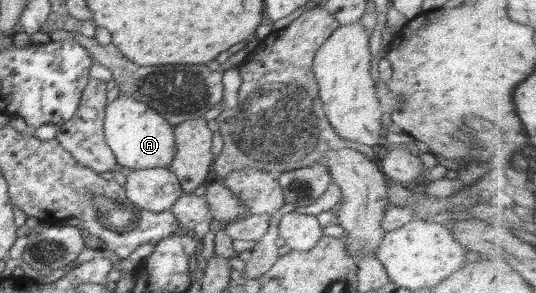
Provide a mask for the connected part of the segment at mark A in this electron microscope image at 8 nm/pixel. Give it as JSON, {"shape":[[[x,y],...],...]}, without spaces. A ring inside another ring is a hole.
{"shape":[[[119,95],[105,108],[105,142],[113,151],[117,163],[132,170],[168,167],[177,153],[173,128],[157,111],[127,95]]]}

